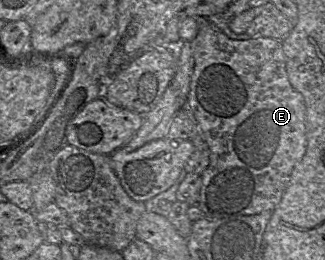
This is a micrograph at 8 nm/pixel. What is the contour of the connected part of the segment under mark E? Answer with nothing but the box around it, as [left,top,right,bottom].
[187,18,307,218]

